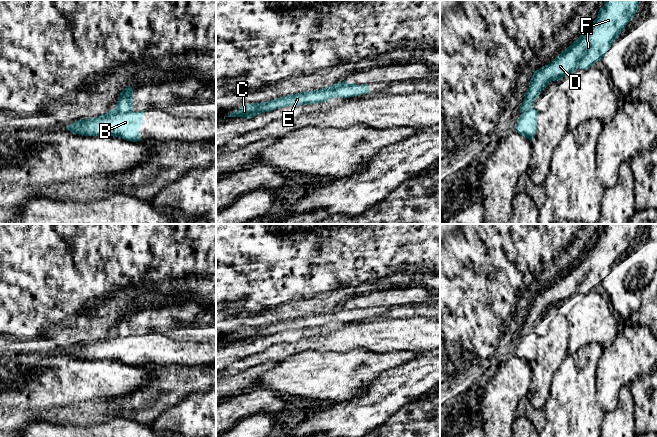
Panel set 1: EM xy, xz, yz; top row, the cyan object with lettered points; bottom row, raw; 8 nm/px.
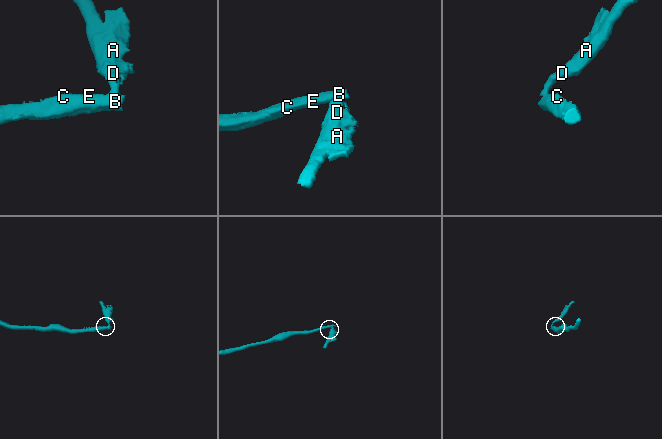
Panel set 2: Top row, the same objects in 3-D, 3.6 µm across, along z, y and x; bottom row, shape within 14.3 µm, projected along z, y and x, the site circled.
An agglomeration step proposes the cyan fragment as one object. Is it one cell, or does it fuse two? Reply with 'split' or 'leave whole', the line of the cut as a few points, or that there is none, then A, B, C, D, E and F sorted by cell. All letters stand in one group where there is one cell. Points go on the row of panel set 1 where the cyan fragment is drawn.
split | xy (116, 107), (123, 112), (132, 111) | A D F / B C E

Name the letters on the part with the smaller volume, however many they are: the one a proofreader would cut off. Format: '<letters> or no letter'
A, D, F

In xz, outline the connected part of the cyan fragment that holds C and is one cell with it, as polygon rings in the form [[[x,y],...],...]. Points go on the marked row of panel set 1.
[[[339,82],[320,90],[310,92],[302,91],[267,102],[248,104],[226,117],[243,117],[249,119],[261,113],[271,112],[274,109],[286,106],[296,107],[307,104],[323,103],[331,98],[350,98],[368,93],[370,93],[368,84],[347,86],[343,82]]]

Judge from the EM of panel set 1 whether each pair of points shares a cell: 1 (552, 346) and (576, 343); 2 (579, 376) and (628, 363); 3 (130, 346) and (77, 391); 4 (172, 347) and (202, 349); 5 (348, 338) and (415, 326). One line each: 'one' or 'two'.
1: two
2: two
3: two
4: one
5: one

